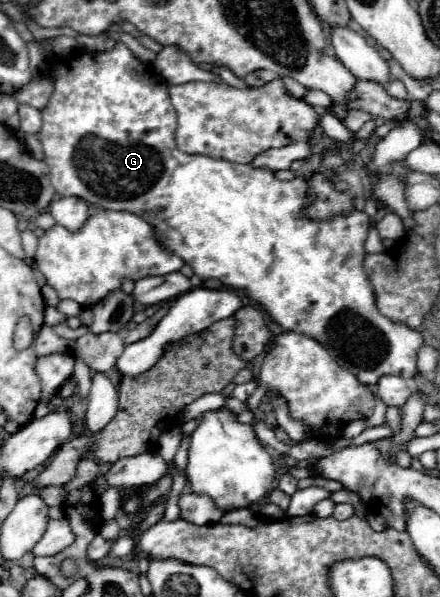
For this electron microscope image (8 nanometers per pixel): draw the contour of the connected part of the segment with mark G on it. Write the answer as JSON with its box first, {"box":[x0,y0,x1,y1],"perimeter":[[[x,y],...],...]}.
{"box":[41,41,423,385],"perimeter":[[[117,41],[113,49],[101,51],[101,53],[87,53],[87,51],[79,51],[79,55],[71,55],[65,57],[63,61],[59,61],[59,71],[47,73],[53,79],[53,93],[49,103],[41,109],[43,115],[43,127],[41,127],[41,145],[43,145],[43,153],[45,153],[45,163],[51,169],[51,185],[57,189],[59,195],[69,197],[75,195],[83,201],[87,201],[93,207],[99,209],[109,209],[109,211],[131,211],[143,219],[147,219],[147,223],[151,227],[155,227],[155,235],[161,243],[161,247],[165,251],[171,251],[175,255],[179,255],[187,265],[193,267],[195,275],[199,275],[203,281],[205,279],[219,279],[225,287],[231,289],[241,289],[245,291],[251,299],[255,299],[257,303],[263,305],[263,309],[287,331],[295,331],[295,333],[305,333],[307,337],[317,339],[333,359],[337,359],[343,367],[347,367],[353,375],[359,377],[361,383],[365,385],[375,385],[377,379],[381,375],[403,375],[403,377],[413,377],[417,373],[415,369],[415,355],[419,351],[419,347],[423,345],[423,337],[415,331],[409,329],[407,325],[399,325],[389,321],[387,317],[383,317],[377,307],[375,307],[375,293],[373,287],[363,271],[363,259],[365,259],[365,249],[363,243],[367,239],[367,231],[369,231],[369,219],[363,211],[353,209],[349,215],[345,217],[335,217],[329,221],[311,221],[301,217],[301,211],[307,207],[309,197],[307,197],[307,181],[303,177],[295,177],[293,181],[277,181],[273,177],[273,171],[267,169],[255,169],[251,165],[241,165],[241,163],[231,163],[227,159],[213,159],[213,157],[203,157],[203,155],[189,155],[177,149],[175,145],[175,127],[177,127],[177,115],[175,109],[169,101],[169,85],[157,77],[157,71],[151,65],[145,65],[143,61],[139,61],[125,43]]]}

